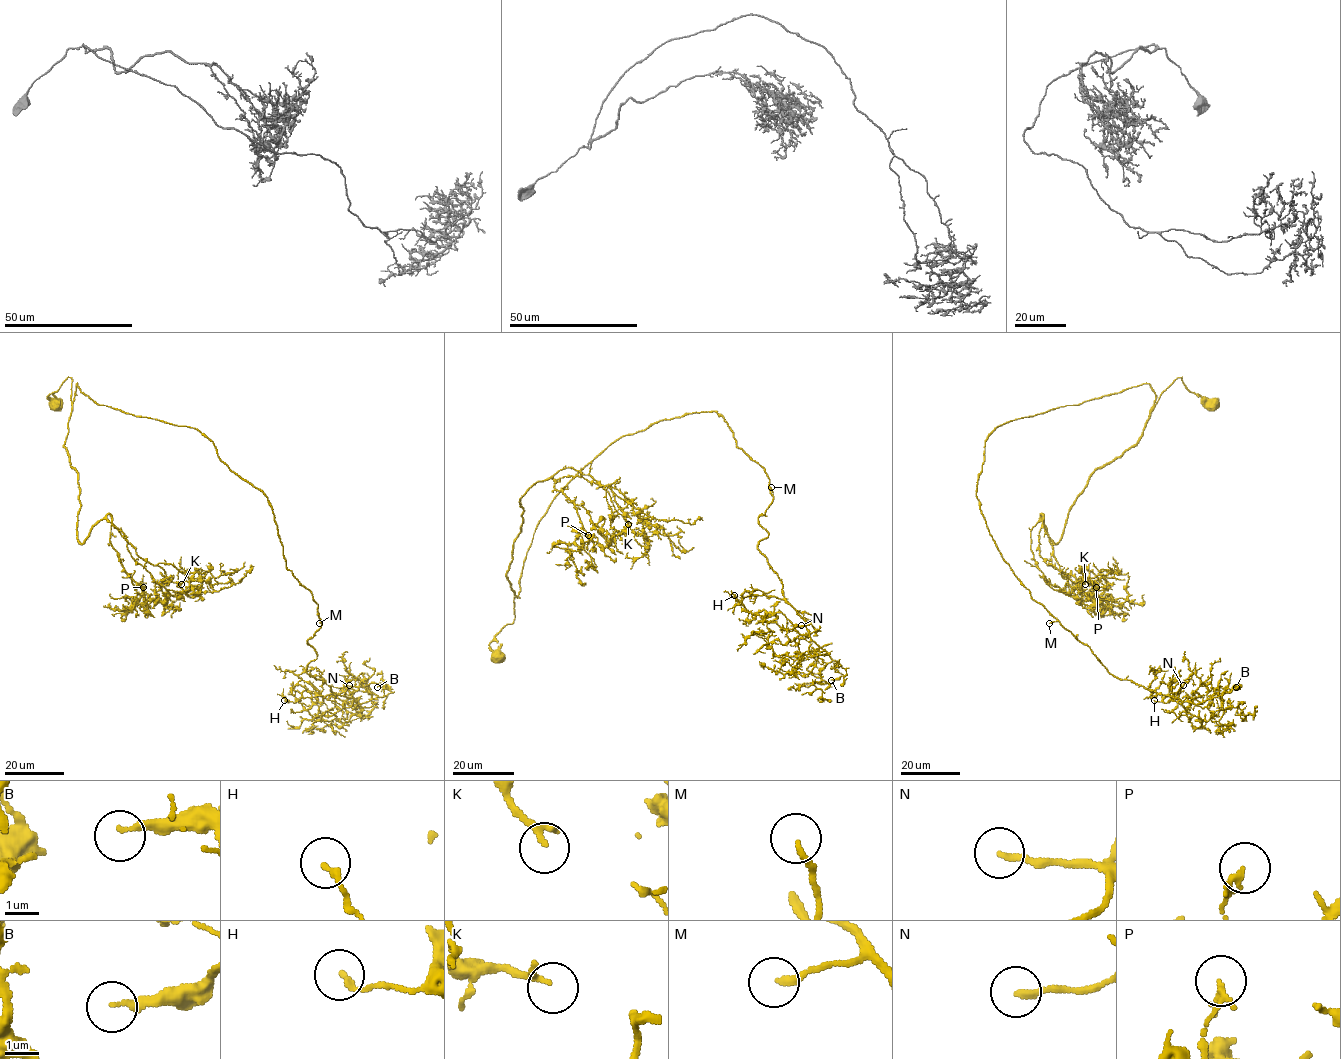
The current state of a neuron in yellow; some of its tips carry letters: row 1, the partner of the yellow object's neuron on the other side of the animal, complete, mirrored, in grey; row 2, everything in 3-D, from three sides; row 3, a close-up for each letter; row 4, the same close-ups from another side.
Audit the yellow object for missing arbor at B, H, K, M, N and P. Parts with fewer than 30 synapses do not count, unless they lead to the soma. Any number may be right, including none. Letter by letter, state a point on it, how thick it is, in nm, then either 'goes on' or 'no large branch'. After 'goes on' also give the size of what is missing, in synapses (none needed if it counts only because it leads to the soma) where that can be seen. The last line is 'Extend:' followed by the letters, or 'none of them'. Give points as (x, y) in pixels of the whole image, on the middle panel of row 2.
B: (831, 680) | 220 nm | no large branch
H: (734, 595) | 170 nm | no large branch
K: (628, 524) | 200 nm | goes on | 35 syn
M: (771, 487) | 190 nm | no large branch
N: (801, 625) | 170 nm | goes on | 40 syn
P: (588, 535) | 170 nm | no large branch
Extend: K, N

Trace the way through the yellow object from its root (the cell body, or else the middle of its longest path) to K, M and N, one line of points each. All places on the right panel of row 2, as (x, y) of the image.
K: (1213, 404), (1177, 378), (1161, 394), (1141, 438), (1091, 475), (1057, 542), (1040, 514), (1040, 555), (1085, 584)
M: (1213, 404), (1179, 377), (1156, 402), (1142, 384), (988, 436), (981, 513), (1049, 623)
N: (1213, 404), (1179, 377), (1156, 402), (1142, 384), (1010, 420), (976, 486), (1033, 599), (1118, 679), (1183, 685)

